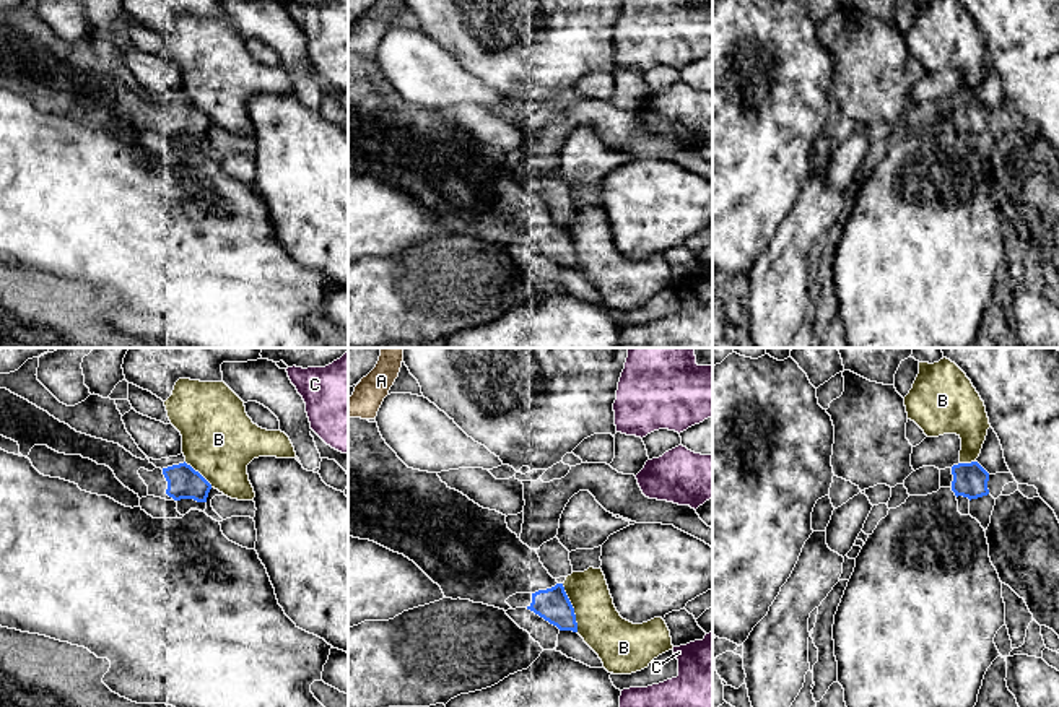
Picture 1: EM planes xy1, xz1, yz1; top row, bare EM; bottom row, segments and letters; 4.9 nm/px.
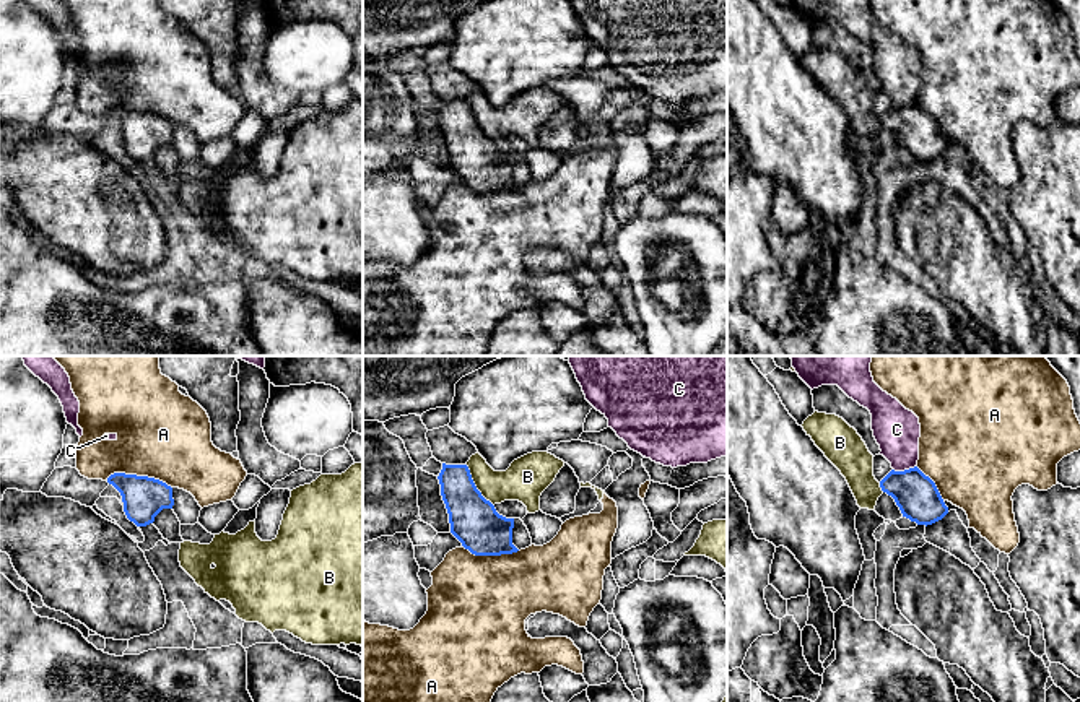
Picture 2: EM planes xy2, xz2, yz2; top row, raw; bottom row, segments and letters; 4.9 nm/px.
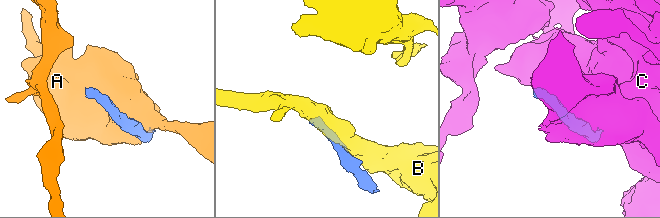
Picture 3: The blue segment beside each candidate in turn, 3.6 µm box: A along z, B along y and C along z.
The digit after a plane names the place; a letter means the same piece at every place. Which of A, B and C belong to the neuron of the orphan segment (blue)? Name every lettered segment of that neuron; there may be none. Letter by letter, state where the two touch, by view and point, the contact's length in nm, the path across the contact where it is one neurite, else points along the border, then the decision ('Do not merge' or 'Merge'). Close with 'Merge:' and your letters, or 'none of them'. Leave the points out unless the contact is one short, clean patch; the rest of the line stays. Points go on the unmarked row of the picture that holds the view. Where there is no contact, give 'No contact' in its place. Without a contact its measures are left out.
A: Touches blue at xy2 (139, 112). Shared border 340 nm. Do not merge
B: Touches blue at xz1 (573, 244). Shared border 260 nm. Do not merge
C: Touches blue at yz2 (905, 106). Shared border 110 nm. Boundary: yz2 (914, 101), (905, 106), (893, 106). Do not merge
Merge: none of them

